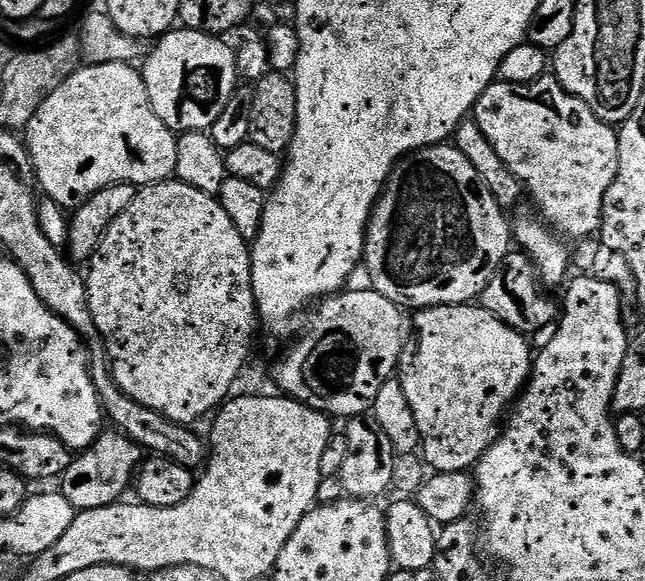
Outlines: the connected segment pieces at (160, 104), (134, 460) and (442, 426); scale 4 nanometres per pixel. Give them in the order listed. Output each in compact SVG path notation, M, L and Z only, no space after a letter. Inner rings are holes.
M180 26L159 37L143 57L142 75L146 82L146 94L150 94L150 106L173 132L208 132L235 94L238 87L236 54L233 45L228 45L224 40L227 39L210 32L195 32L192 28Z
M119 430L105 431L89 448L83 449L73 459L72 464L62 477L64 496L78 510L101 508L115 504L121 499L124 491L131 489L134 477L142 463L142 449L133 440L129 440Z
M475 303L447 304L446 306L422 308L411 317L410 324L414 329L414 335L411 337L410 346L405 348L400 359L398 379L402 390L406 390L406 402L410 402L410 410L414 410L414 422L418 422L418 434L420 435L420 448L422 449L423 459L433 473L468 472L473 466L479 465L486 453L492 448L493 442L500 439L502 425L532 375L534 348L532 352L531 346L528 345L529 337L525 333L516 328L511 328L509 324L502 322L498 318L494 318L494 314L490 314L485 308L479 307Z

